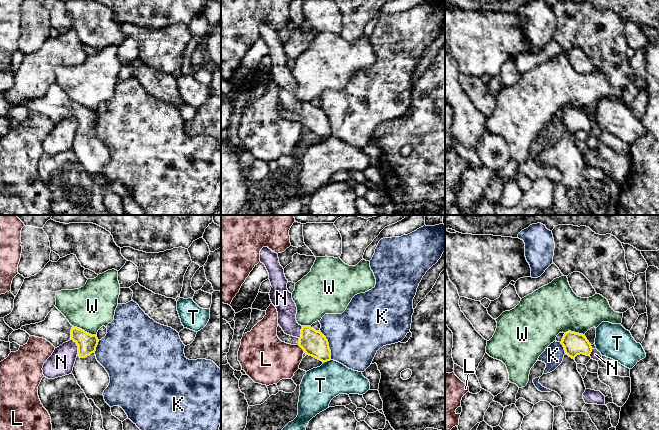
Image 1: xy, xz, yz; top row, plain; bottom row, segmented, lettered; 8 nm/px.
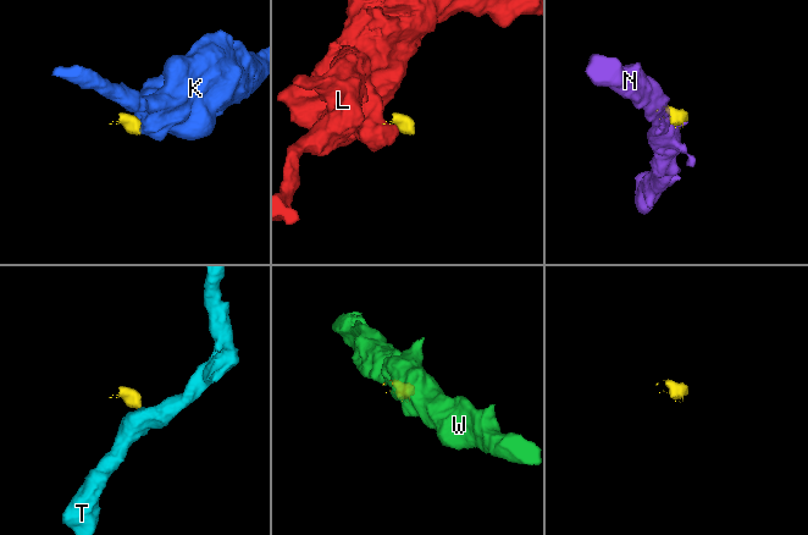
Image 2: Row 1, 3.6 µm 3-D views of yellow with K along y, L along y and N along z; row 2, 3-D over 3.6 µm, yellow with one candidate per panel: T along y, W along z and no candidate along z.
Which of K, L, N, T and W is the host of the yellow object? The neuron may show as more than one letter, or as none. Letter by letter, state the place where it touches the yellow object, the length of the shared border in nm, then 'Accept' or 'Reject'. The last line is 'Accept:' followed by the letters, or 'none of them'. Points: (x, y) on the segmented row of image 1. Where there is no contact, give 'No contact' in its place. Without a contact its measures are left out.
K: Touches yellow at xz (328, 345). Shared border 260 nm. Reject
L: Touches yellow at xz (301, 347). Shared border 80 nm. Reject
N: Touches yellow at xy (77, 345). Shared border 130 nm. Reject
T: Touches yellow at xz (326, 361). Shared border 70 nm. Reject
W: Touches yellow at xy (83, 330). Shared border 200 nm. Reject
Accept: none of them

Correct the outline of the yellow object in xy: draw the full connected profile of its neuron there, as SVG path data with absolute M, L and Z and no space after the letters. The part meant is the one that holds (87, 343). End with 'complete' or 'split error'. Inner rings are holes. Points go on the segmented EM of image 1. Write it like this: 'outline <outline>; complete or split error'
outline M54 307L39 323L20 328L30 336L46 339L55 348L73 340L78 346L78 354L72 374L88 399L92 399L101 410L104 430L123 430L122 421L112 415L111 407L105 402L103 392L110 383L105 368L97 361L95 351L97 335L72 326L66 317Z; split error

